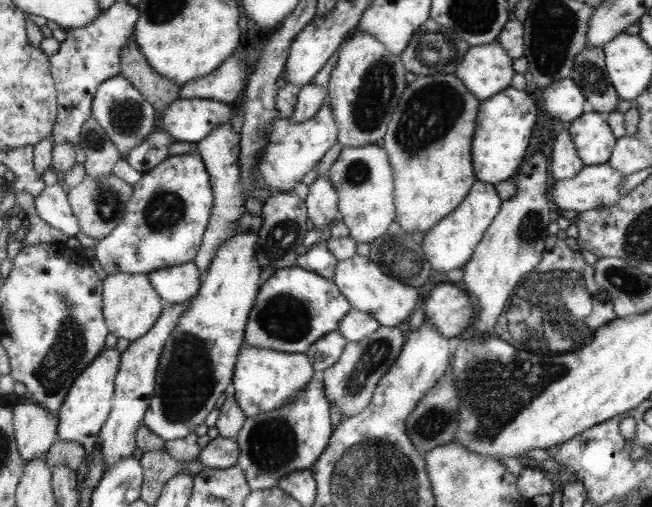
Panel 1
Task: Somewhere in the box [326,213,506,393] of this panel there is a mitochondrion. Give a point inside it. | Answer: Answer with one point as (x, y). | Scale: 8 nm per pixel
(387, 259)

